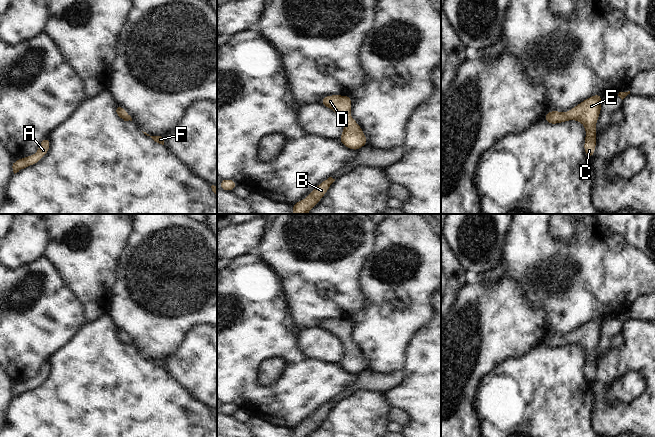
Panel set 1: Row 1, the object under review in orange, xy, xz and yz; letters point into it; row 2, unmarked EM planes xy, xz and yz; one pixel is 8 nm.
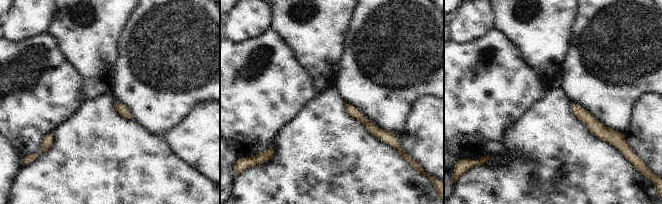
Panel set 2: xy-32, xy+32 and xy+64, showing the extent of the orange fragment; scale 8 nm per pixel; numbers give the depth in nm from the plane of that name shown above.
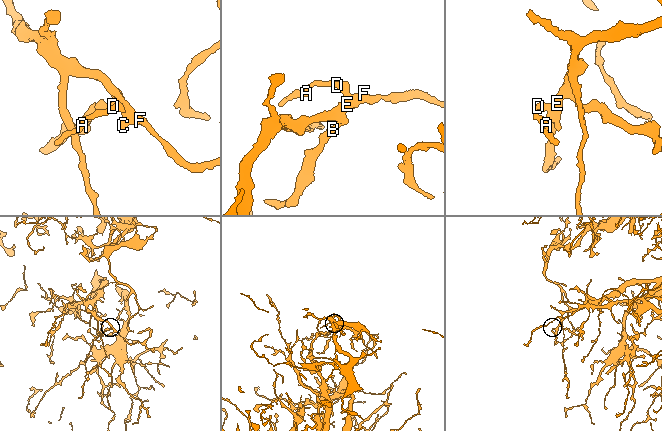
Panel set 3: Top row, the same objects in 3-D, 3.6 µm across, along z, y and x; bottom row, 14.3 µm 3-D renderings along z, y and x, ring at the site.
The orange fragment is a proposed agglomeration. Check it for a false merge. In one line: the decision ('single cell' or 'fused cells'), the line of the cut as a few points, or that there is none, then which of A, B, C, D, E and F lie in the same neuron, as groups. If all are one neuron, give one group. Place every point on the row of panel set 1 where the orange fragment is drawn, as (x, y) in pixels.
single cell; no cut; A B C D E F

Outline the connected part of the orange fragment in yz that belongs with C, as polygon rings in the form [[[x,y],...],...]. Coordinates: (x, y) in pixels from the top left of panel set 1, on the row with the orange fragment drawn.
[[[596,94],[590,96],[568,112],[549,111],[545,114],[544,120],[552,125],[574,120],[582,123],[585,127],[584,152],[591,159],[596,149],[596,124],[602,108],[602,96]]]

